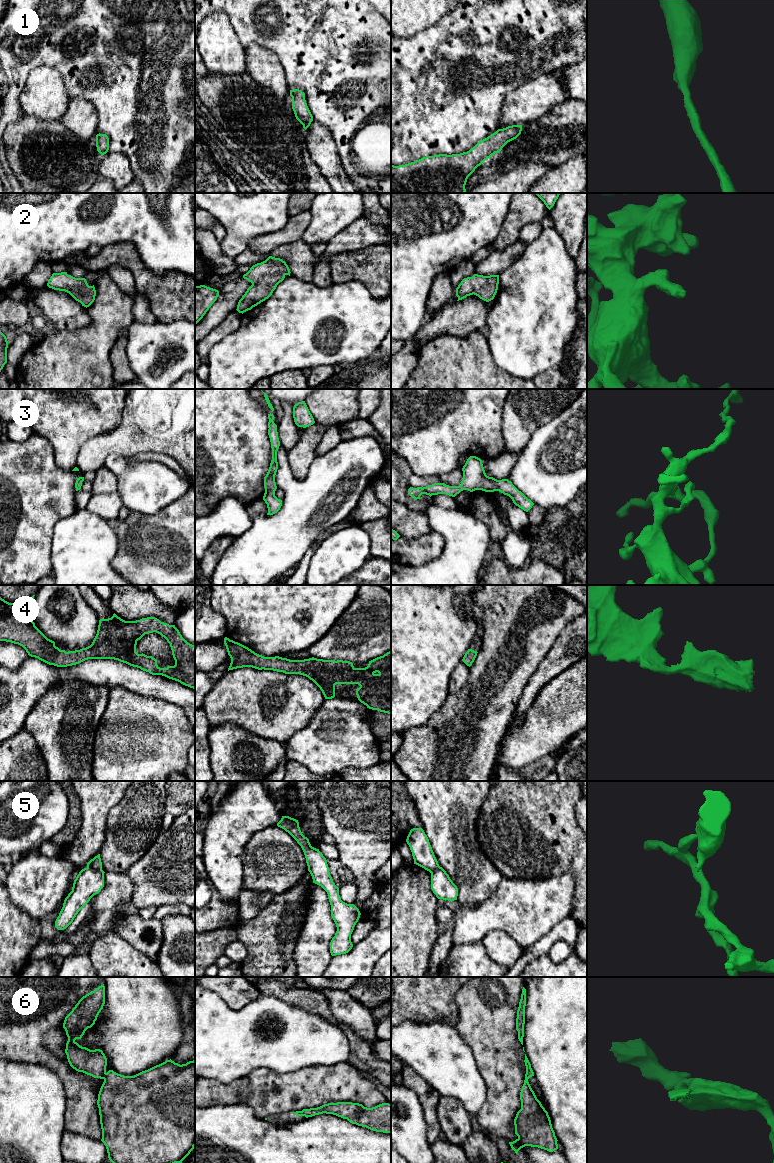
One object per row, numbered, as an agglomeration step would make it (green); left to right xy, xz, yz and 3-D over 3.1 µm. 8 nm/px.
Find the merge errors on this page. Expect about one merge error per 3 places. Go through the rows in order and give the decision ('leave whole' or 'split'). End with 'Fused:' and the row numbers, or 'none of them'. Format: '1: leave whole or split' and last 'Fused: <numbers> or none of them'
1: leave whole
2: leave whole
3: leave whole
4: leave whole
5: split
6: split
Fused: 5, 6

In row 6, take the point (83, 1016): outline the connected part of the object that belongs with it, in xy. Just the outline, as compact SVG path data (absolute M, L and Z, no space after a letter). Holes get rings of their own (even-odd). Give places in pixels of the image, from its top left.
M103 984L98 988L95 988L94 991L91 991L90 993L83 996L72 1009L72 1011L65 1017L63 1023L63 1028L65 1029L66 1035L68 1037L65 1053L70 1066L78 1072L83 1072L94 1078L100 1079L105 1079L106 1077L107 1058L105 1054L100 1049L90 1050L86 1047L82 1047L75 1040L81 1039L85 1031L95 1024L95 1021L103 1009L104 1004L105 986Z

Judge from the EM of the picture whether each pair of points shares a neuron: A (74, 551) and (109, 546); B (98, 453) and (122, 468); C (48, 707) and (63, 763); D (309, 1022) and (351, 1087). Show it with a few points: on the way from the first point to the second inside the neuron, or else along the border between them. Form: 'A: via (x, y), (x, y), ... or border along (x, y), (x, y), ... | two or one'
A: via (83, 547), (100, 546) | one
B: border along (113, 453), (106, 459), (104, 465) | two
C: via (59, 721), (63, 731), (63, 749) | one
D: border along (346, 1061), (313, 1066) | two

